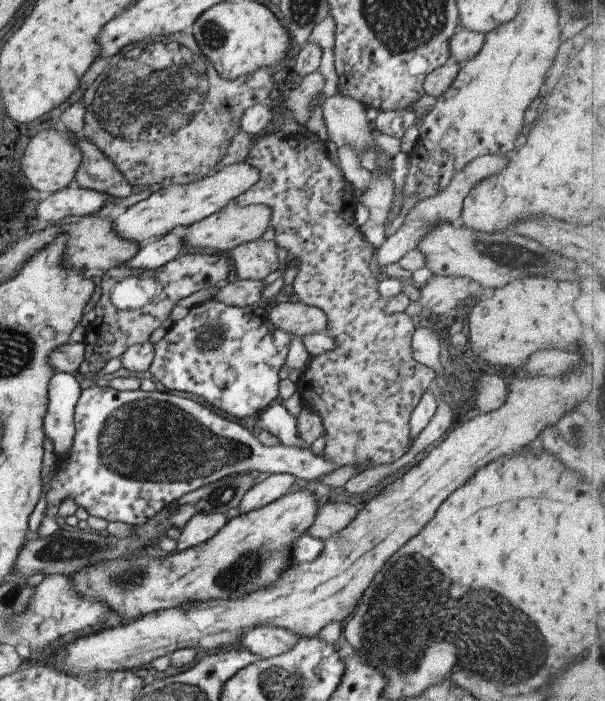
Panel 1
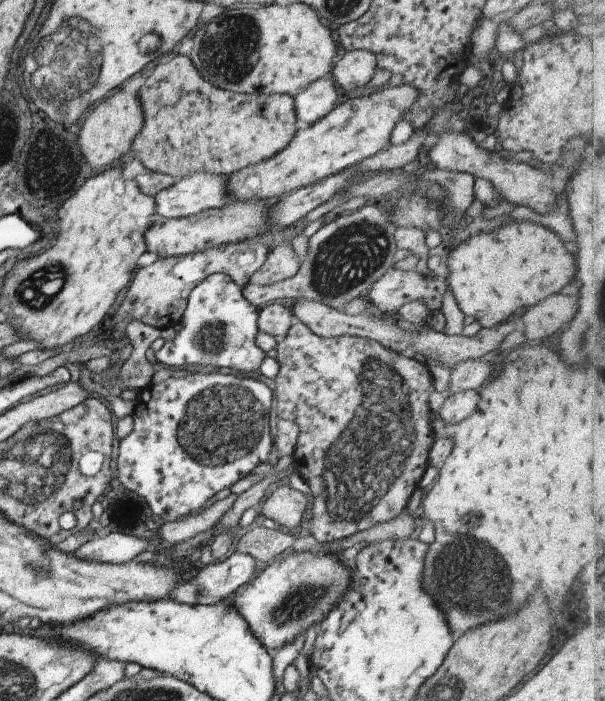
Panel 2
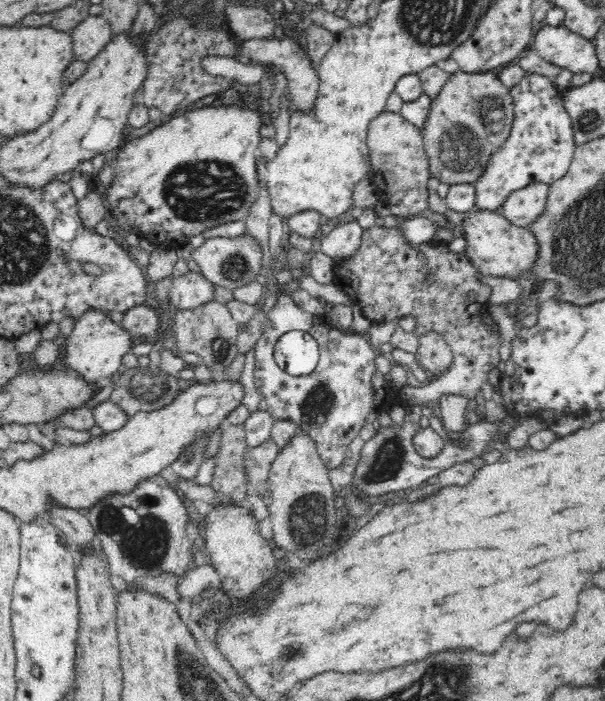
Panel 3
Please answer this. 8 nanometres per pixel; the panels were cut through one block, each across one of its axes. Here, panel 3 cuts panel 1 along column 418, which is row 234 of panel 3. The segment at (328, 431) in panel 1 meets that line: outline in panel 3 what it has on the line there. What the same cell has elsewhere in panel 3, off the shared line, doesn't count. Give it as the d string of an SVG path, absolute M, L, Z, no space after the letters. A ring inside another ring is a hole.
M377 224L374 228L363 229L362 242L360 242L356 254L337 262L332 282L339 286L353 303L360 305L363 315L368 320L383 323L412 315L412 317L416 317L414 327L416 335L434 331L448 343L453 357L449 368L422 388L415 388L407 384L403 386L402 399L404 402L410 406L434 406L440 396L444 396L444 394L462 396L470 400L475 399L480 392L486 400L485 422L499 422L511 413L504 407L499 388L491 386L488 382L489 372L496 369L500 361L500 353L498 353L500 334L498 330L491 330L483 322L482 316L488 313L487 308L490 306L491 288L481 282L481 278L482 274L475 269L475 266L472 266L465 252L450 252L446 244L438 244L434 241L422 242L418 246L413 246L403 237L400 226L387 228L382 224Z

